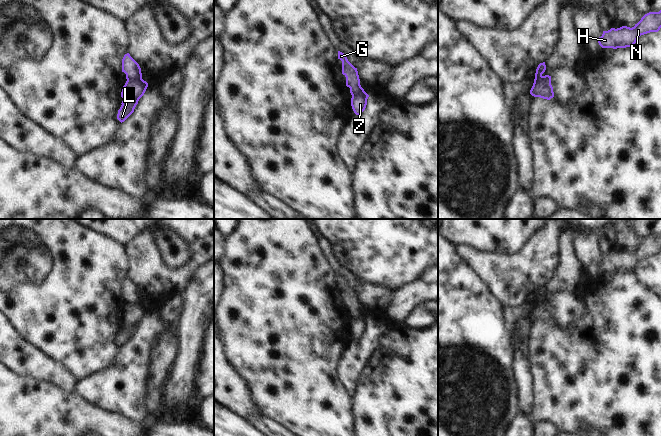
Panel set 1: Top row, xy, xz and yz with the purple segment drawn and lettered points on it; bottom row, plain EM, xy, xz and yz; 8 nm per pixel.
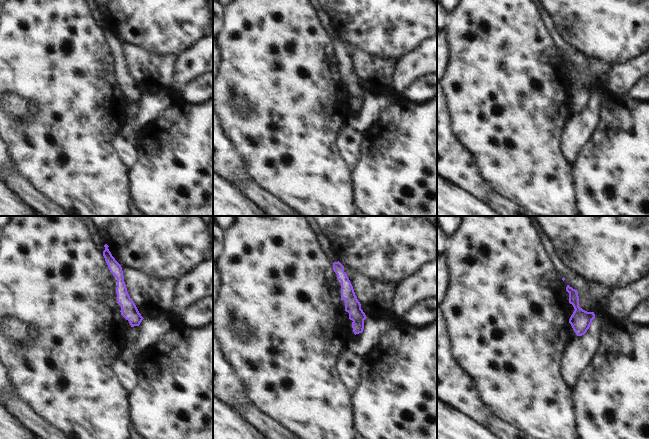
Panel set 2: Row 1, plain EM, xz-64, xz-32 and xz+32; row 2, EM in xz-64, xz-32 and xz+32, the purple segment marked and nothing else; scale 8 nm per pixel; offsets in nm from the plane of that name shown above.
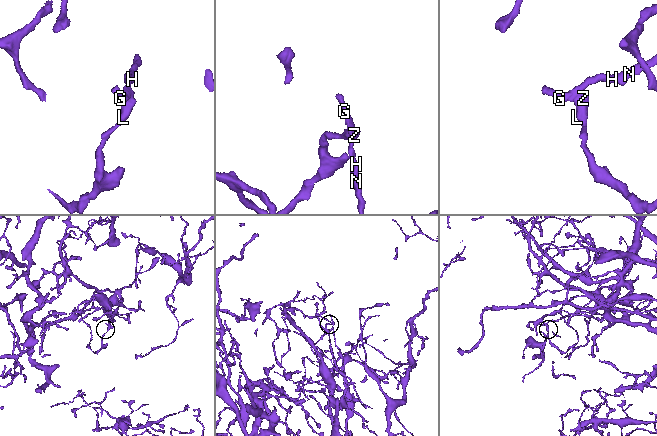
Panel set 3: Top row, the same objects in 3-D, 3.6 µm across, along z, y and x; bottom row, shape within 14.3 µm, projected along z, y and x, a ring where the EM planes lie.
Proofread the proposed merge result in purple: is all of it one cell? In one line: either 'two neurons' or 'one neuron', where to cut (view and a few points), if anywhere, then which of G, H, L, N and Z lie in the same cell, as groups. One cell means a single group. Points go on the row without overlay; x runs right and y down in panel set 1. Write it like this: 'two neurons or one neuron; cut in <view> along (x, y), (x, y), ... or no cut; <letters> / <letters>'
two neurons; cut in xy along (141, 301), (135, 304), (127, 304); G H N / L Z

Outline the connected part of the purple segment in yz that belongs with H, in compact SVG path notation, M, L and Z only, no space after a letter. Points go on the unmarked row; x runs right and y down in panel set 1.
M661 234L659 236L649 236L641 244L630 252L622 250L603 255L601 261L597 263L602 272L626 272L633 271L637 263L650 256L658 256L661 252Z

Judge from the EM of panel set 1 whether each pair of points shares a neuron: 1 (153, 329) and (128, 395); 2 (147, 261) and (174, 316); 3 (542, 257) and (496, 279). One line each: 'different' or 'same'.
1: same
2: different
3: same

